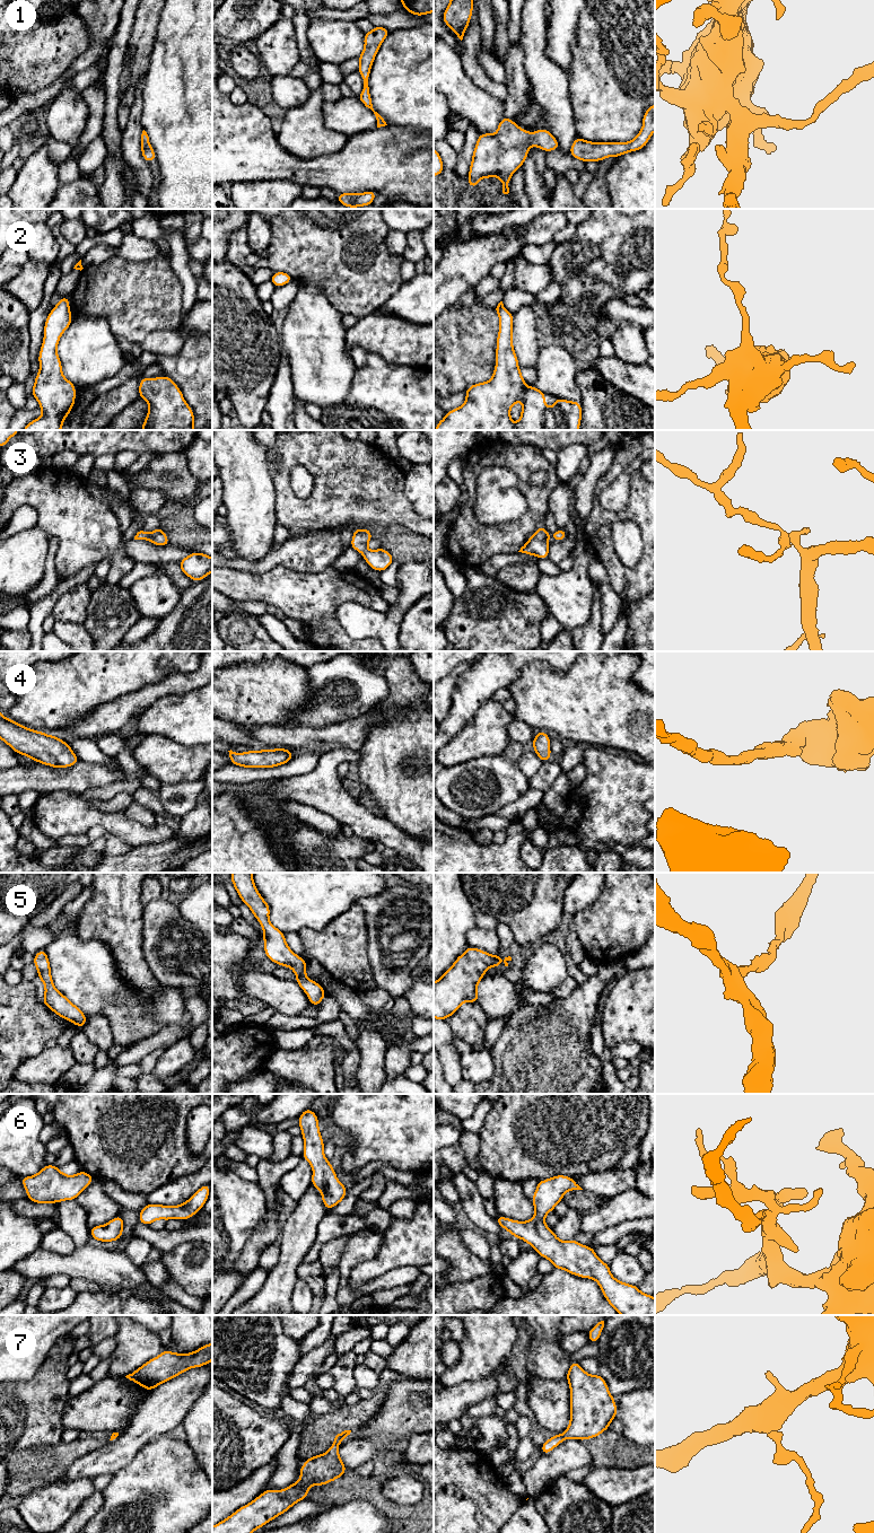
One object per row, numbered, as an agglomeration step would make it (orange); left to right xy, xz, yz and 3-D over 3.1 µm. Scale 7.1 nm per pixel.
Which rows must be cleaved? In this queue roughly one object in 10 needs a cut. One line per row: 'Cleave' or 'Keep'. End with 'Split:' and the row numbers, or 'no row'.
1: Keep
2: Keep
3: Keep
4: Keep
5: Keep
6: Keep
7: Keep
Split: no row

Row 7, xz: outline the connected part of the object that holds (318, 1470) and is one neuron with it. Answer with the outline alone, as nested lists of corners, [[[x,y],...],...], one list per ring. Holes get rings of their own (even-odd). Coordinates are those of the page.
[[[351,1430],[333,1434],[333,1445],[321,1455],[308,1457],[299,1469],[300,1479],[283,1490],[266,1489],[254,1500],[212,1526],[212,1533],[253,1533],[282,1515],[296,1503],[305,1500],[309,1486],[324,1486],[348,1470],[339,1456],[339,1444]]]

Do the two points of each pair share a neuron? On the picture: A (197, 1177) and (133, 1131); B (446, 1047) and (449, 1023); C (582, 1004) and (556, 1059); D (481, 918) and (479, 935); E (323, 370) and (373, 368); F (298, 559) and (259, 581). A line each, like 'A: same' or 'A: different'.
A: different
B: different
C: same
D: different
E: different
F: different

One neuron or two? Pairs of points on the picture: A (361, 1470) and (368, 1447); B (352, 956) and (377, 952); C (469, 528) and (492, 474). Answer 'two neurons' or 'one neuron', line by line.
A: two neurons
B: two neurons
C: two neurons

